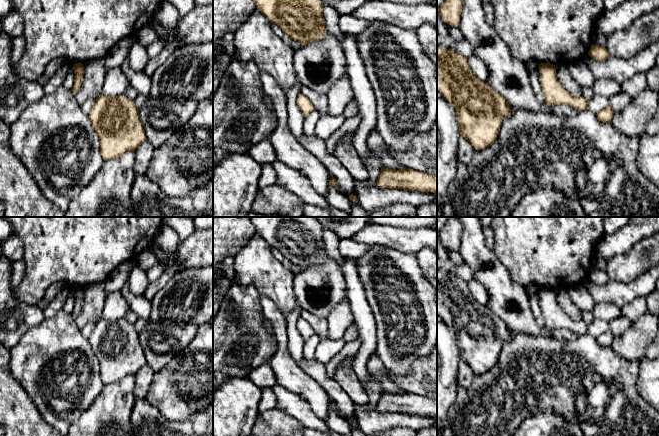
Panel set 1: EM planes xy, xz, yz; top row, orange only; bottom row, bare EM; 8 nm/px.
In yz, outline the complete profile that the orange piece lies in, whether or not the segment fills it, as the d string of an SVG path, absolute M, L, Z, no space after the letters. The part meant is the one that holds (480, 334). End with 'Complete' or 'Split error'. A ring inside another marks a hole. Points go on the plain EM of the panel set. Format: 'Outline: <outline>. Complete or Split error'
Outline: M438 269L437 315L454 330L460 360L475 374L496 367L503 343L511 339L509 327L476 301L466 281Z. Complete

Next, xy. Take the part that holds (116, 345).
Outline: M101 318L89 343L99 361L101 380L105 385L135 375L146 364L139 333L125 319L110 321Z. Complete

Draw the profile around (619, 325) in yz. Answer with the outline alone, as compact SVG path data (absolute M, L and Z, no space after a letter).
M620 316L611 320L608 325L609 330L611 330L615 336L618 336L625 332L632 323L632 320Z

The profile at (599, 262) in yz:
M596 254L593 259L593 269L600 269L604 270L606 268L608 260L600 256L599 254Z

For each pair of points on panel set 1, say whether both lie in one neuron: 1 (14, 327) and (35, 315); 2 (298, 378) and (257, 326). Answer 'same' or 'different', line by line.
1: same
2: different

